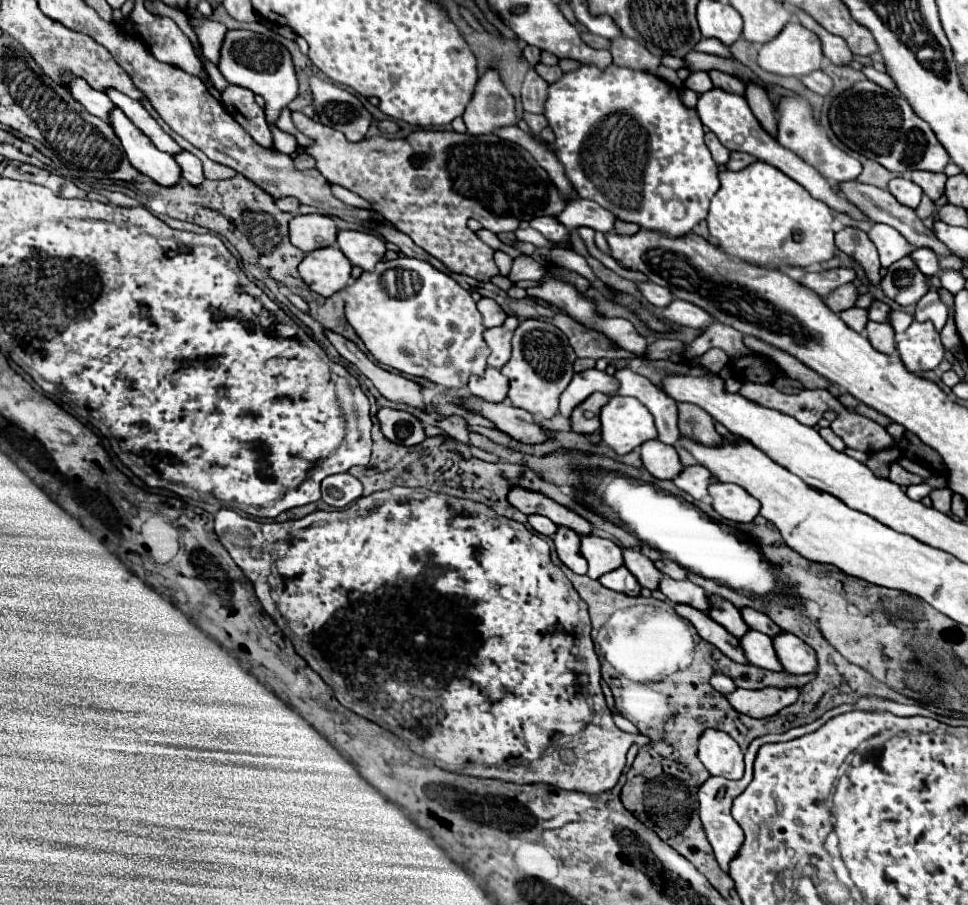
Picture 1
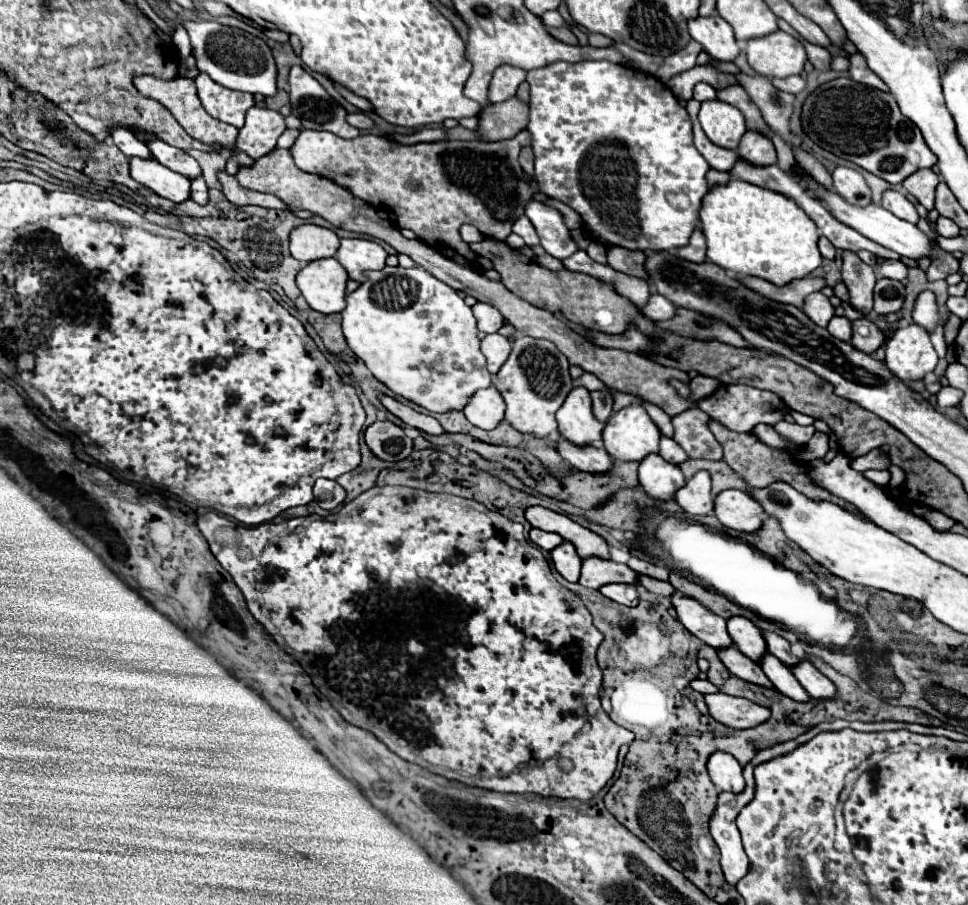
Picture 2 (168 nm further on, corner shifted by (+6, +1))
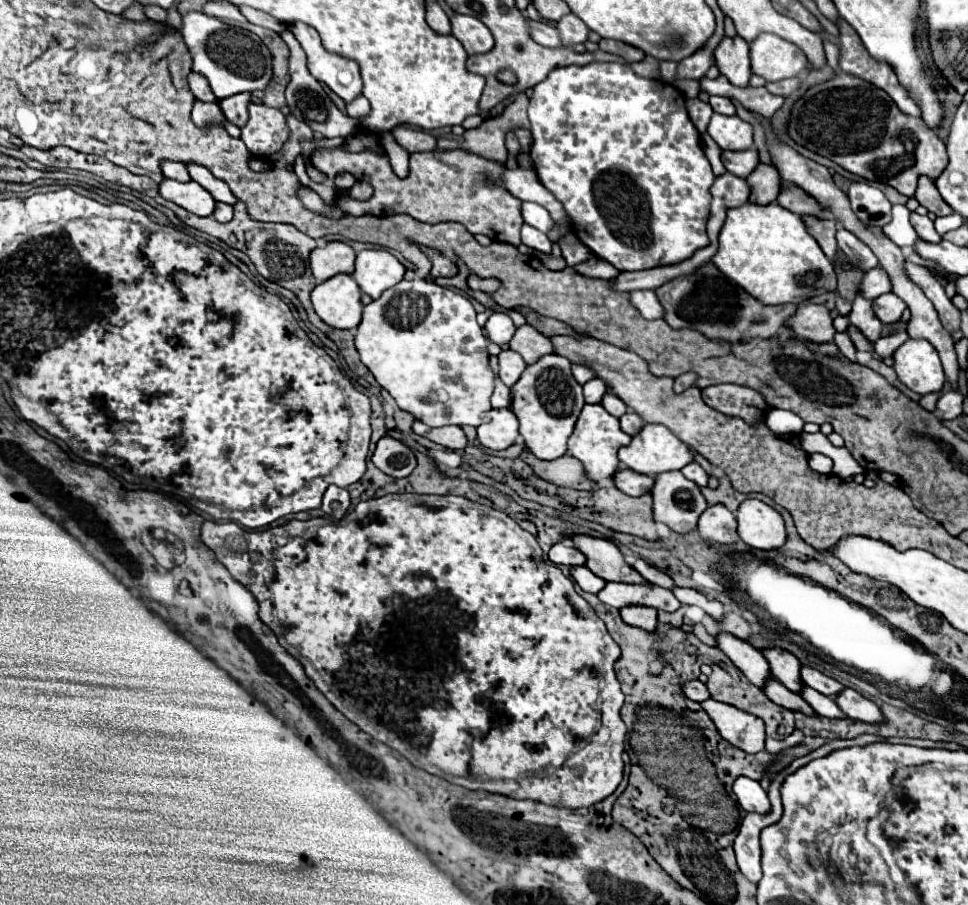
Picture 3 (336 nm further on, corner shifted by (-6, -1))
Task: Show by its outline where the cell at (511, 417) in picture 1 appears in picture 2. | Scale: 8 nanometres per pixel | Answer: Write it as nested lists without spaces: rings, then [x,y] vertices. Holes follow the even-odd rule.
[[[561,438],[559,442],[555,442],[555,450],[573,468],[579,468],[583,472],[599,474],[599,472],[611,470],[611,458],[607,456],[607,452],[603,448],[595,448],[595,446],[579,448],[575,444],[567,444],[567,440]]]

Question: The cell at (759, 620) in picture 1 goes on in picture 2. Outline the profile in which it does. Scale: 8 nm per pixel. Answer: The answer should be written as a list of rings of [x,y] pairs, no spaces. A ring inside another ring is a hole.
[[[761,630],[761,632],[763,632],[763,638],[767,640],[767,650],[769,650],[771,654],[775,654],[783,664],[793,666],[793,664],[799,662],[799,658],[793,656],[791,646],[789,646],[789,642],[787,642],[785,638],[781,638],[781,636],[775,634],[775,632],[767,632],[767,630]]]

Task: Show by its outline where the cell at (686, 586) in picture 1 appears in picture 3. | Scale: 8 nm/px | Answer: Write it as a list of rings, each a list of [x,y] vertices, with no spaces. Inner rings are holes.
[[[719,634],[717,642],[719,642],[719,648],[731,658],[731,662],[747,676],[751,684],[765,688],[767,680],[773,678],[767,658],[763,658],[759,650],[749,646],[749,642],[739,640],[731,634]]]

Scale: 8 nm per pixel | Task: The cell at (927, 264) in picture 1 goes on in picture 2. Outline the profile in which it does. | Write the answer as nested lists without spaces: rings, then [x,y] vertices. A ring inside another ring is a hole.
[[[885,260],[875,266],[875,272],[883,278],[893,278],[893,280],[907,280],[909,276],[909,264],[903,260]]]

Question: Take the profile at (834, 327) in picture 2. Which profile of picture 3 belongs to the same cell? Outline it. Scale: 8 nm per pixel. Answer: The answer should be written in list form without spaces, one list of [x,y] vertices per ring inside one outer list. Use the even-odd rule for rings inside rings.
[[[841,332],[841,334],[835,334],[835,338],[833,338],[833,342],[837,344],[837,348],[839,348],[839,352],[847,358],[847,360],[851,360],[851,362],[857,362],[855,360],[855,346],[851,344],[851,340],[849,340],[849,336],[847,336],[847,332]]]

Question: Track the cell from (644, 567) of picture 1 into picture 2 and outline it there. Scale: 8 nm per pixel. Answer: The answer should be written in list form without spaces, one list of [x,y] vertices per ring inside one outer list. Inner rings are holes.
[[[639,576],[639,586],[643,586],[647,592],[653,592],[659,596],[671,596],[675,592],[675,588],[669,582],[651,580],[651,576]]]

